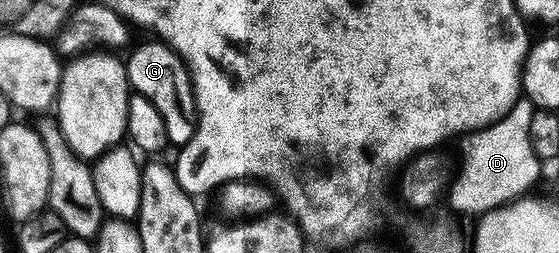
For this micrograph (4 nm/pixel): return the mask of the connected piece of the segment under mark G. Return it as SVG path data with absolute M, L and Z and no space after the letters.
M164 42L141 44L129 60L124 61L125 73L129 75L129 87L138 96L147 98L167 126L169 144L180 146L193 137L195 127L195 101L193 99L193 82L189 79L189 70L180 56Z

